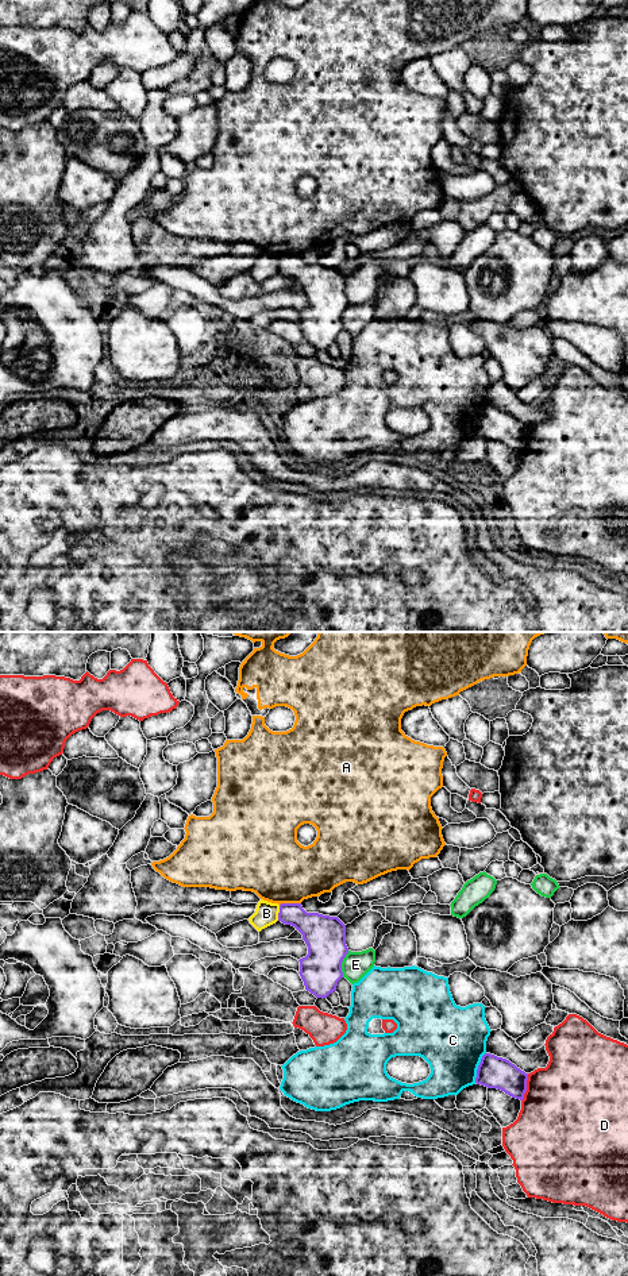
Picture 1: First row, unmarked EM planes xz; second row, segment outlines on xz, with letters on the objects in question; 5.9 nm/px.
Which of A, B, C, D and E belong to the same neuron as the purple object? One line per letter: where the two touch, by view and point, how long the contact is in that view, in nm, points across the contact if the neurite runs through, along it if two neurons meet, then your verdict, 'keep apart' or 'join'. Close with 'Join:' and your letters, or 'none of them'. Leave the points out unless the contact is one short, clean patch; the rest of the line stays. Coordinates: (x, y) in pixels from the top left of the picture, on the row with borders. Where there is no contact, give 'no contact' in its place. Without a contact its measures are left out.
A: xz (289, 904) | 130 nm | keep apart
B: xz (278, 913) | 100 nm | along xz (280, 905), (277, 920) | keep apart
C: xz (478, 1067) | 200 nm | keep apart
D: xz (526, 1087) | 170 nm | keep apart
E: xz (341, 964) | 170 nm | keep apart
Join: none of them

